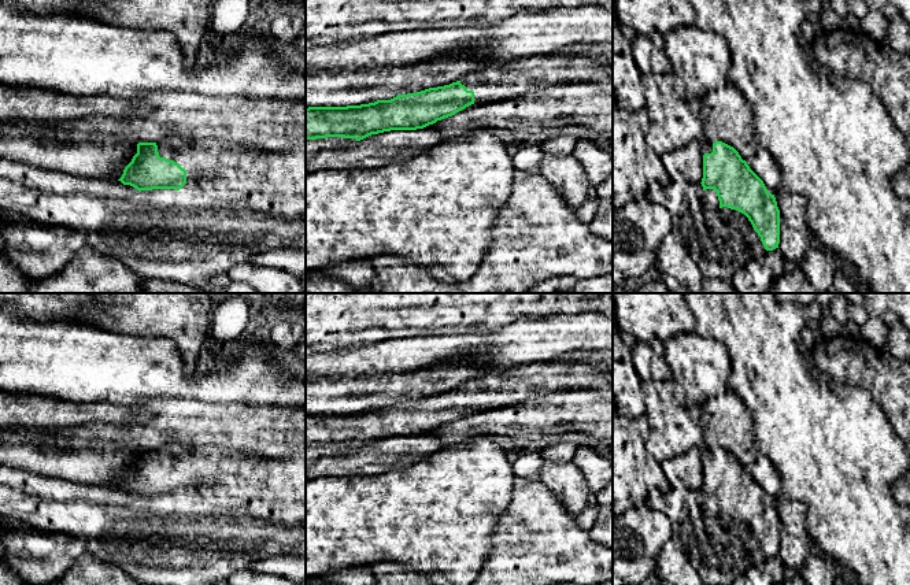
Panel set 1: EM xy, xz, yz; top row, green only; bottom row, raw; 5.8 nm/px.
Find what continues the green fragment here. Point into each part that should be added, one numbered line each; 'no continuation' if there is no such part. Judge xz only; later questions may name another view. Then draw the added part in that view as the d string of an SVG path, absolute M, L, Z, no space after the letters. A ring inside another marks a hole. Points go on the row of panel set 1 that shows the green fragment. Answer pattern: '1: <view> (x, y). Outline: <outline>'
1: xz (488, 84). Outline: M561 53L525 58L503 67L481 67L462 77L460 84L474 92L474 103L488 103L499 99L514 99L529 92L561 82L599 82L613 86L613 63L595 58L566 58Z

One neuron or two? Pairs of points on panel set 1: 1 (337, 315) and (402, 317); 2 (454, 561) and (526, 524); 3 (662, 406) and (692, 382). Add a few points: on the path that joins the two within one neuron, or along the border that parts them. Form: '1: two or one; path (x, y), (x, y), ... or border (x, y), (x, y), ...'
1: one; path (354, 317), (385, 317)
2: two; border (502, 513), (492, 533), (491, 552), (480, 570)
3: two; border (672, 381), (674, 399), (687, 410)

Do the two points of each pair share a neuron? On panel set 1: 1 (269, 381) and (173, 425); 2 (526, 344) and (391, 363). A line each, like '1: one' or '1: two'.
1: two
2: one

